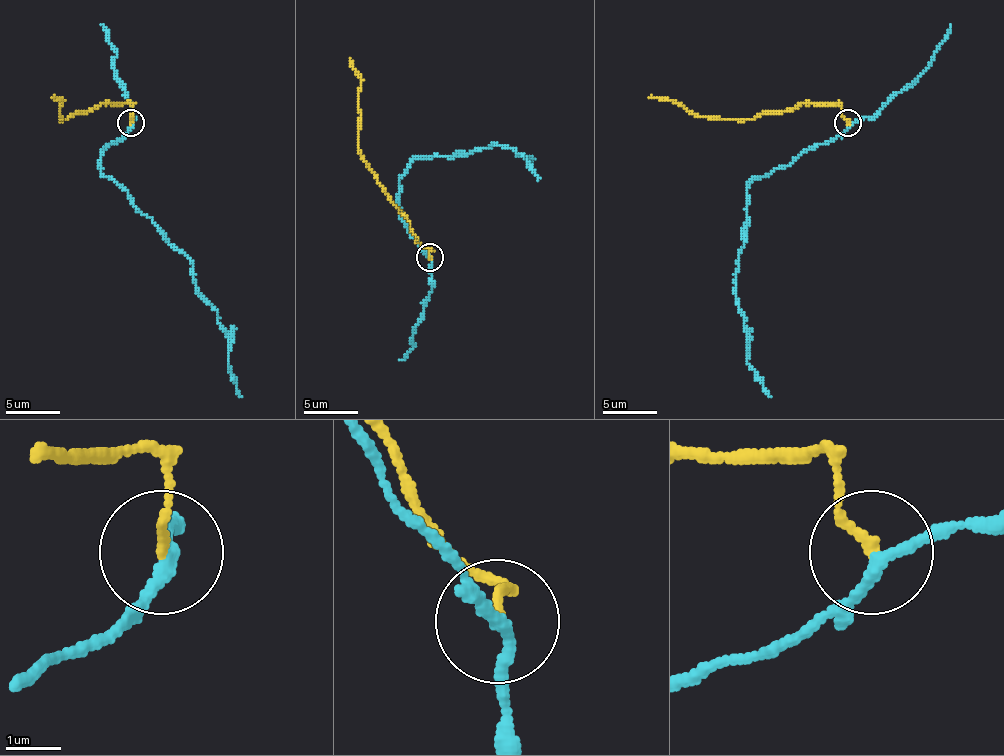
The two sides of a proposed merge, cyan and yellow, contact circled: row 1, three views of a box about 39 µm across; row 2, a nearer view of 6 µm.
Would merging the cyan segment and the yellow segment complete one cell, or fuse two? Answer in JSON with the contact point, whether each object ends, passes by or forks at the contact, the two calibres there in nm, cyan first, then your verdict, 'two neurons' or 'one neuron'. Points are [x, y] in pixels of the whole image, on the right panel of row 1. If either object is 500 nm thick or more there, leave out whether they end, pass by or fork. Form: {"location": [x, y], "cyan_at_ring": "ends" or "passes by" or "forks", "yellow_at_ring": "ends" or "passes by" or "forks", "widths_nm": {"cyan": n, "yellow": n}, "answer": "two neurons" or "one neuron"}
{"location": [848, 123], "cyan_at_ring": "passes by", "yellow_at_ring": "ends", "widths_nm": {"cyan": 200, "yellow": 180}, "answer": "two neurons"}

